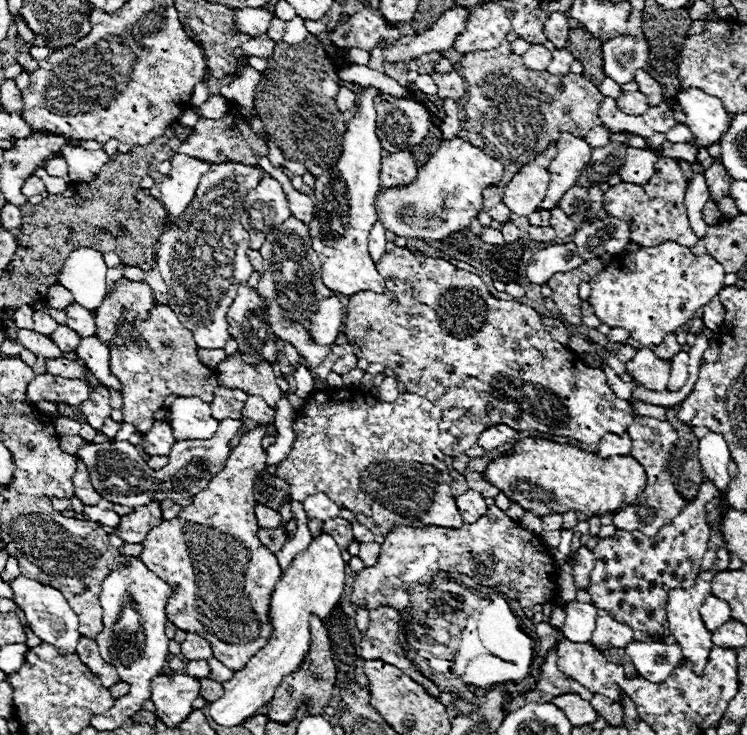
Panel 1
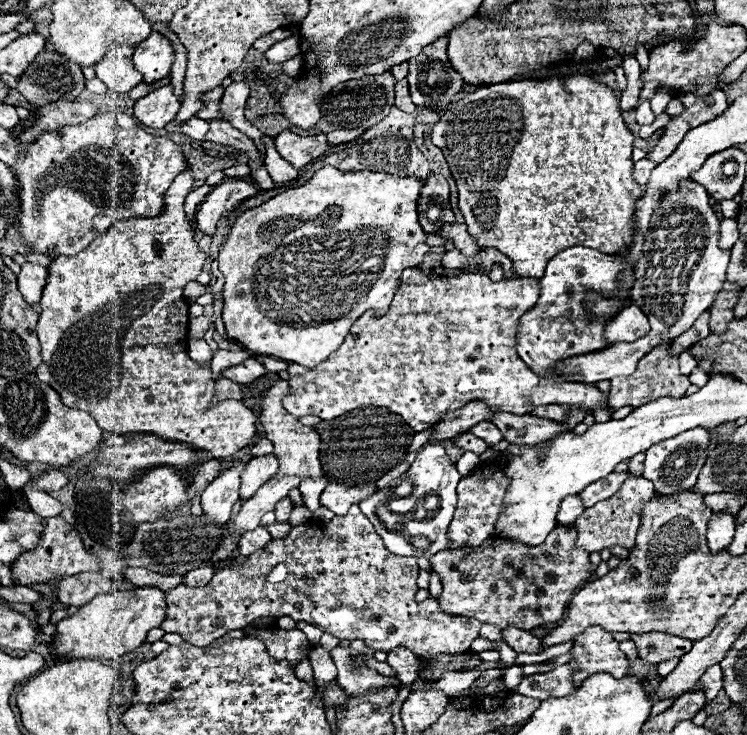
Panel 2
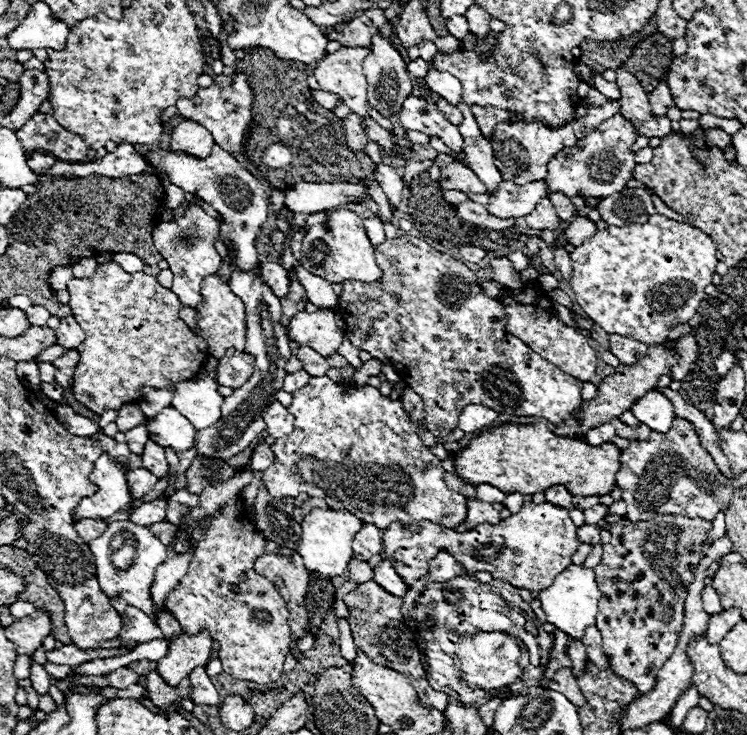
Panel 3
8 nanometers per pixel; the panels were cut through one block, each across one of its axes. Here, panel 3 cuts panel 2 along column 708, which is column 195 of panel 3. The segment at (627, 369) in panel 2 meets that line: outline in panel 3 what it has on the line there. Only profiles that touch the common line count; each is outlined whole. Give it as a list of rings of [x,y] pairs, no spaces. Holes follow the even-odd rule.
[[[190,204],[184,216],[172,222],[162,222],[152,230],[152,240],[154,240],[156,250],[162,254],[164,260],[168,260],[170,270],[174,272],[174,282],[170,290],[182,300],[182,304],[188,304],[190,308],[196,308],[196,304],[200,302],[200,284],[204,276],[218,272],[222,264],[214,248],[218,224],[220,222],[216,218],[210,218],[198,204]]]

